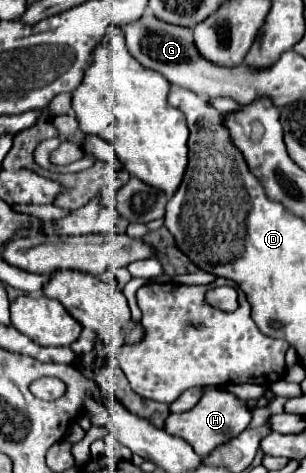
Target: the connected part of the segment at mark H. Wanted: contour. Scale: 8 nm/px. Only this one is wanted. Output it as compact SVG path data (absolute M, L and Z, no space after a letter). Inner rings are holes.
M209 389L193 409L169 415L165 419L163 429L169 431L169 435L177 435L187 443L191 443L199 457L207 457L217 445L239 435L249 425L249 421L251 421L251 411L243 405L243 401L239 401L235 395L223 389Z

